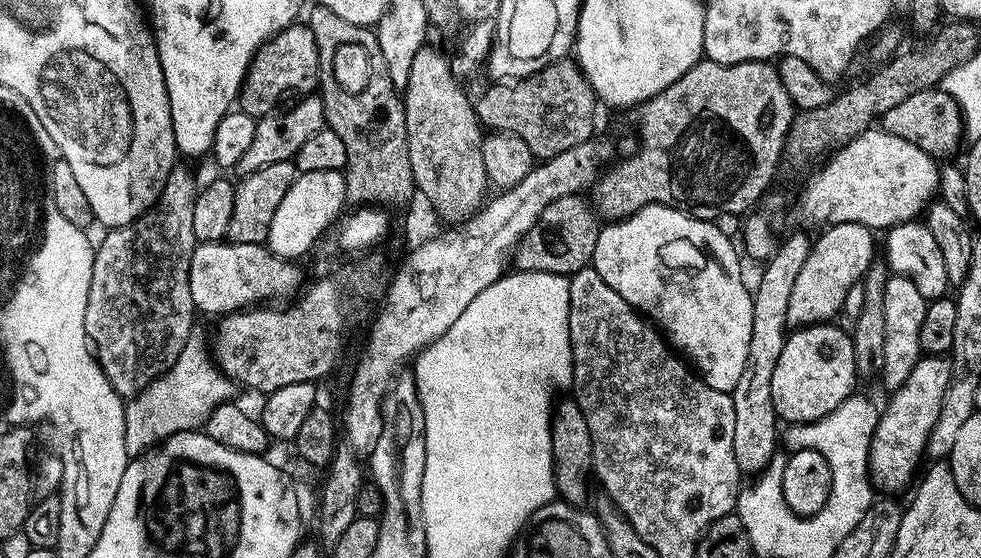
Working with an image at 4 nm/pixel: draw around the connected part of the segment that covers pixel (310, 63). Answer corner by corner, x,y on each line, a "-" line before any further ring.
293,22
273,35
271,40
265,40
252,55
248,64
248,73
244,75
242,85
242,100
252,104
255,100
268,100
271,96
280,96
291,88
296,88
311,72
317,71
320,62
318,46
315,45
314,34
307,23

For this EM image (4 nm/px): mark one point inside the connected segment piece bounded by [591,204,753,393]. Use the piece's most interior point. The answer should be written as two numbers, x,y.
676,270

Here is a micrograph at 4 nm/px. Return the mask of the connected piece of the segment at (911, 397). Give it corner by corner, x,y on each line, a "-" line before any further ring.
931,354
921,355
920,361
910,370
910,378
902,382
902,386
891,393
892,401
888,405
883,405
880,421
873,432
872,445
869,446
869,467
871,469
871,479
873,485
881,493
896,494
900,492
912,480
912,475
916,472
916,467
926,456
928,439
934,430
934,422
938,422
938,414
942,410
942,402
946,398
946,390
950,386
950,374
952,365
944,356
934,356

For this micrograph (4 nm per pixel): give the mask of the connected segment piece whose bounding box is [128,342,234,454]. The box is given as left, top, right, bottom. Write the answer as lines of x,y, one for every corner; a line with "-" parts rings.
189,342
172,368
143,391
144,412
128,421
129,453
143,453
146,446
153,443
152,436
158,435
160,428
196,430
204,426
200,424
207,425
216,409
233,399
232,387
233,381
210,359
209,349
207,352
202,345

